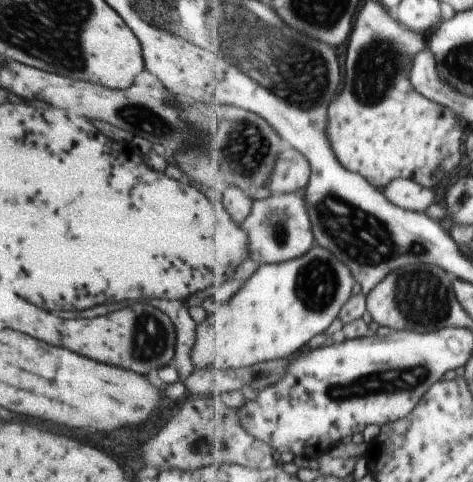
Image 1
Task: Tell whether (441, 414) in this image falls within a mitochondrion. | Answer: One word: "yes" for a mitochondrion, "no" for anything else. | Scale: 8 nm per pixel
no

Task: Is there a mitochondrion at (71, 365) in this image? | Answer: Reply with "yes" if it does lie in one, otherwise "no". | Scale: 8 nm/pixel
no

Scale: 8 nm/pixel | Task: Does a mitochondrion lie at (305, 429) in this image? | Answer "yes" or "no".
no

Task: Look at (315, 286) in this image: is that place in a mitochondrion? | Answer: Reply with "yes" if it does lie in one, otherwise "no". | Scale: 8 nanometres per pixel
yes

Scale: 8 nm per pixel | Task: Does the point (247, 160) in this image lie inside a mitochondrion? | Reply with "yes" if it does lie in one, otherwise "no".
yes

